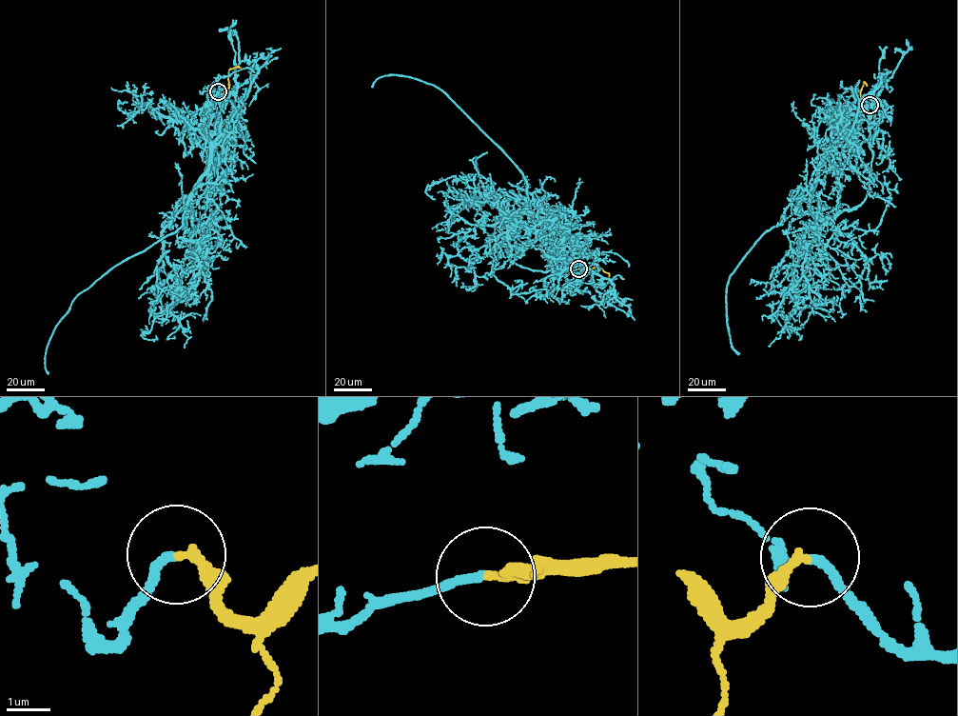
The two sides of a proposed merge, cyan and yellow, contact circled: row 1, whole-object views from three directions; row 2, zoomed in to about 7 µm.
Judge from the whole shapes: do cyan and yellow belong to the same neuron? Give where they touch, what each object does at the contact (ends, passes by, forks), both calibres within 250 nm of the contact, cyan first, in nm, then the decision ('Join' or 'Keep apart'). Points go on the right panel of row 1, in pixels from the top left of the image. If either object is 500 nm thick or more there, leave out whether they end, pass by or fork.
Place: (870, 105). At the ring cyan ends. At the ring yellow ends. Thickness 190 nm (cyan) against 190 nm. Join

